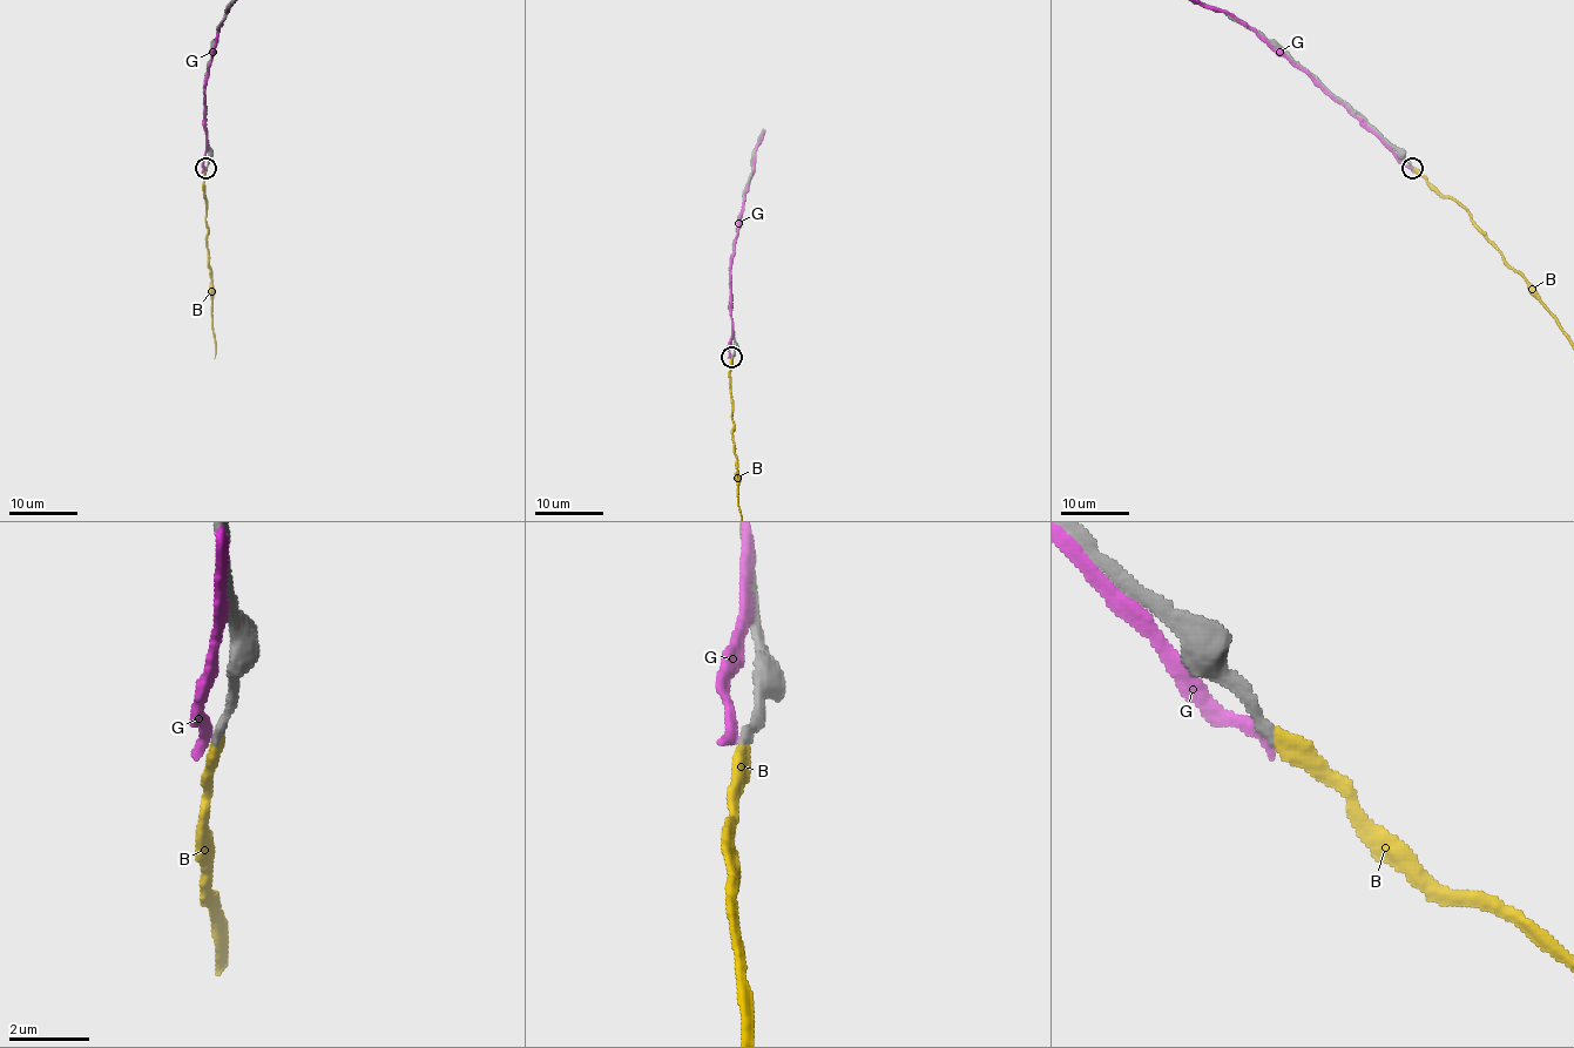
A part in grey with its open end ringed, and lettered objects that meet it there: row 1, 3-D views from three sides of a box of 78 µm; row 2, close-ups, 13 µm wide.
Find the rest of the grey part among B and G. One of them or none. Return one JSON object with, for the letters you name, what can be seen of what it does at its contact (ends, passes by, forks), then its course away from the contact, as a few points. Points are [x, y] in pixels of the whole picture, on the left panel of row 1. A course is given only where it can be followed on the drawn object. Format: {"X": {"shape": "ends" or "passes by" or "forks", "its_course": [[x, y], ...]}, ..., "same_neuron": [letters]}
{"B": {"shape": "ends"}, "same_neuron": ["B"]}

